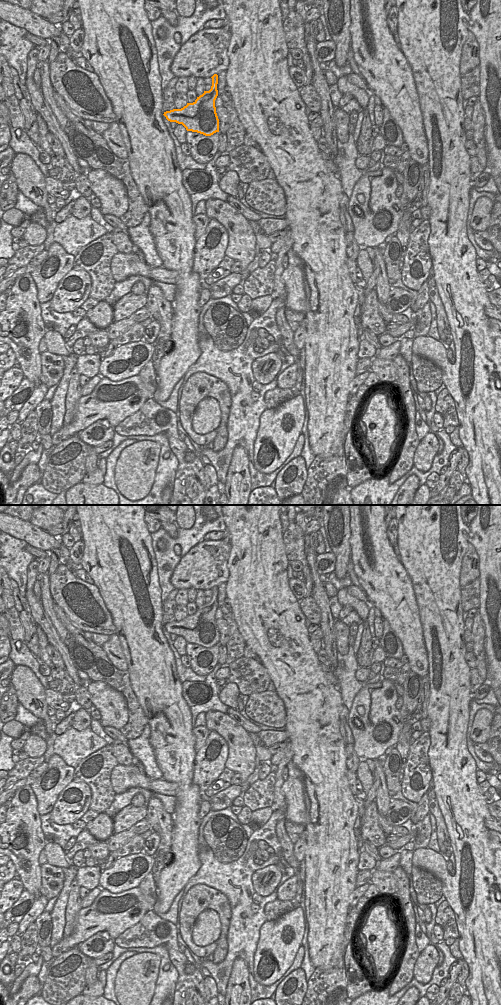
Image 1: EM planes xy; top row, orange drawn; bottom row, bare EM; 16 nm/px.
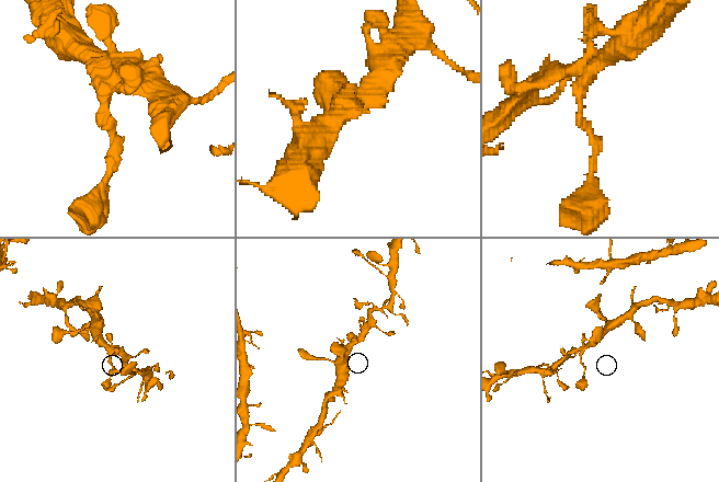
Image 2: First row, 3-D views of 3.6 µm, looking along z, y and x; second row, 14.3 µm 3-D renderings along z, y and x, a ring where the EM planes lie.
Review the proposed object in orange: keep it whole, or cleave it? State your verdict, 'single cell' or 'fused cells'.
single cell

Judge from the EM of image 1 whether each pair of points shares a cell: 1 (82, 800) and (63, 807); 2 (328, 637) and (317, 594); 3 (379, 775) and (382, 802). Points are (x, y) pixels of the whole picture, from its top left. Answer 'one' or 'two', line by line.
1: one
2: one
3: one

